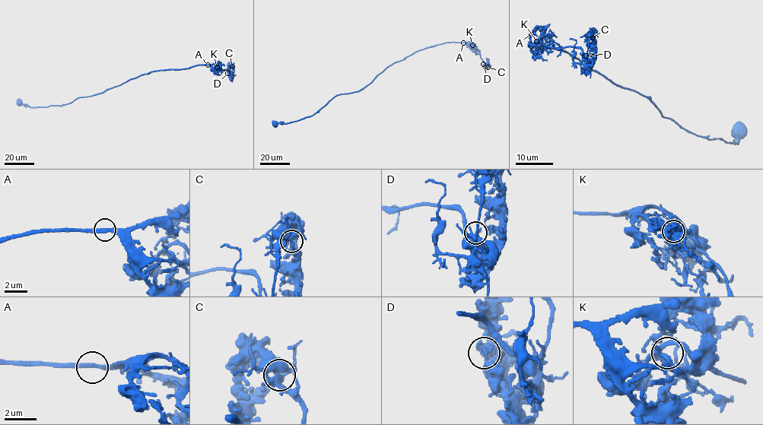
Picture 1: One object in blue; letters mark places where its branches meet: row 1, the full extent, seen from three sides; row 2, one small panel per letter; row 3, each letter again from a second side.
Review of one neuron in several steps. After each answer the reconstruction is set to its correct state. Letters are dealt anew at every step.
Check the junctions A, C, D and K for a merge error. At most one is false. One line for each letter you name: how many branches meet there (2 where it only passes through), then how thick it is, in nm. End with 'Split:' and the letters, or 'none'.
C: branches 5; calibre 170 nm
Split: C

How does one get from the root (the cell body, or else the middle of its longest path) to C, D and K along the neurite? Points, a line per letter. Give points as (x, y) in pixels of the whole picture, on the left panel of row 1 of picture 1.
C: (18, 102), (30, 107), (63, 105), (79, 97), (103, 93), (151, 71), (210, 65), (233, 73), (232, 65)
D: (18, 102), (30, 107), (63, 105), (151, 71), (200, 65), (227, 69), (231, 75), (227, 73)
K: (18, 102), (30, 107), (63, 105), (79, 97), (103, 93), (151, 71), (185, 69), (200, 65), (217, 67)

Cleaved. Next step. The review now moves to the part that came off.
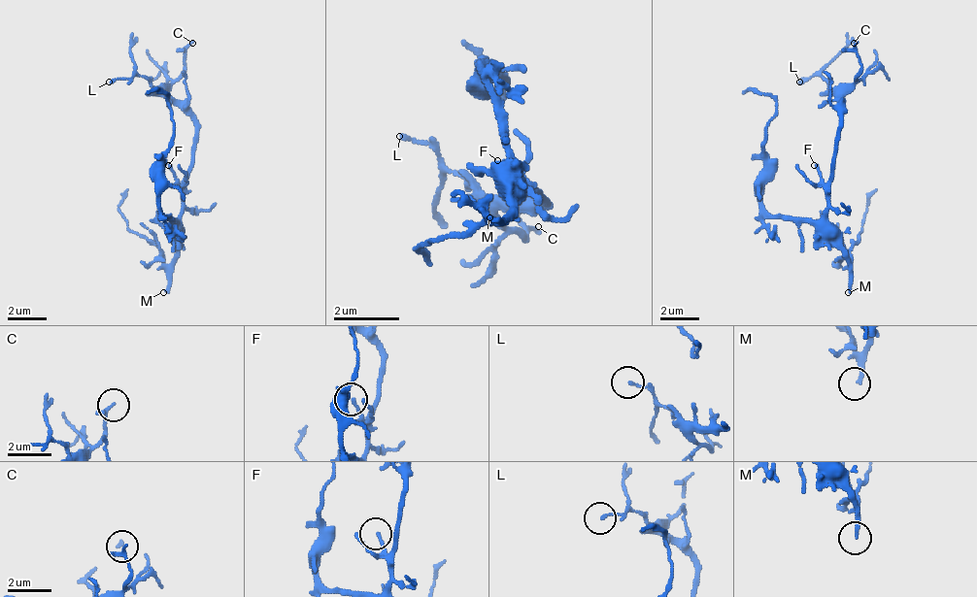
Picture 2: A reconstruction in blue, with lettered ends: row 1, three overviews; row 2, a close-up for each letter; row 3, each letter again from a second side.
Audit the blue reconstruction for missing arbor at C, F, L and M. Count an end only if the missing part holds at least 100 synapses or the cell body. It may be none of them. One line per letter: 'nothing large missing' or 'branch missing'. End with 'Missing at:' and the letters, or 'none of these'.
C: nothing large missing
F: nothing large missing
L: nothing large missing
M: branch missing
Missing at: M

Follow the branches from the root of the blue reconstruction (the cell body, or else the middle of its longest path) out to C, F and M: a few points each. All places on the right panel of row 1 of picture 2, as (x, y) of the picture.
C: (824, 209), (828, 204), (828, 175), (833, 170), (838, 102), (859, 72), (859, 48), (854, 43)
F: (824, 209), (828, 204), (828, 184), (814, 165)
M: (824, 209), (824, 233), (843, 253), (848, 263), (848, 292)

